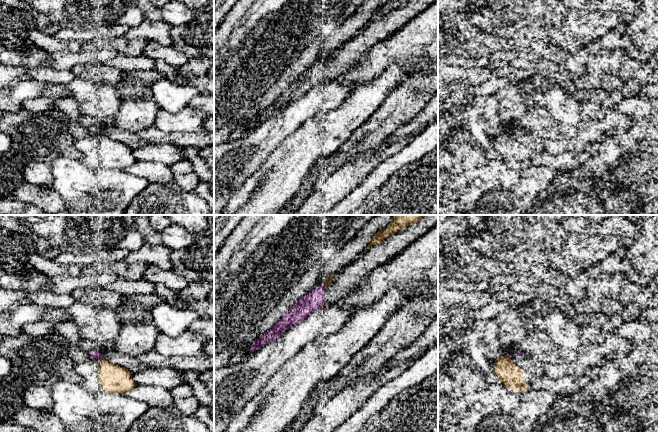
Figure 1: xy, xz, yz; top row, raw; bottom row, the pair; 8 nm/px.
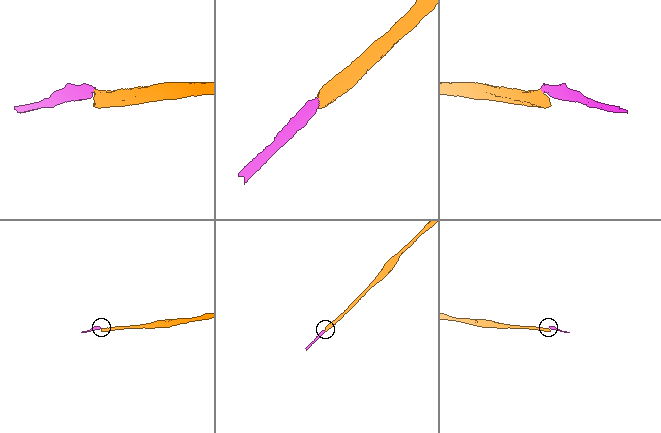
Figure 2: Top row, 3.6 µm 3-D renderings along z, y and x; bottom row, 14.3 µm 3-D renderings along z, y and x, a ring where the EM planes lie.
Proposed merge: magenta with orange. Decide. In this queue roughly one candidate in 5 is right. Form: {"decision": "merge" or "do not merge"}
{"decision": "do not merge"}

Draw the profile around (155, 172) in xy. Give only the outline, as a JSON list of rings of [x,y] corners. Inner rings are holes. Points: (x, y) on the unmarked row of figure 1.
[[[137,161],[133,165],[123,168],[127,173],[146,178],[150,183],[171,183],[173,173],[170,166],[159,162]]]

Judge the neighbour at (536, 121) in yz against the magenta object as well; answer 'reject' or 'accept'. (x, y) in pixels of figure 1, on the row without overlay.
reject

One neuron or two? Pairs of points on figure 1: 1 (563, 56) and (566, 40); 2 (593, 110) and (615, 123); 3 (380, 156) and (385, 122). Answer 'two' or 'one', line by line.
1: two
2: one
3: two

